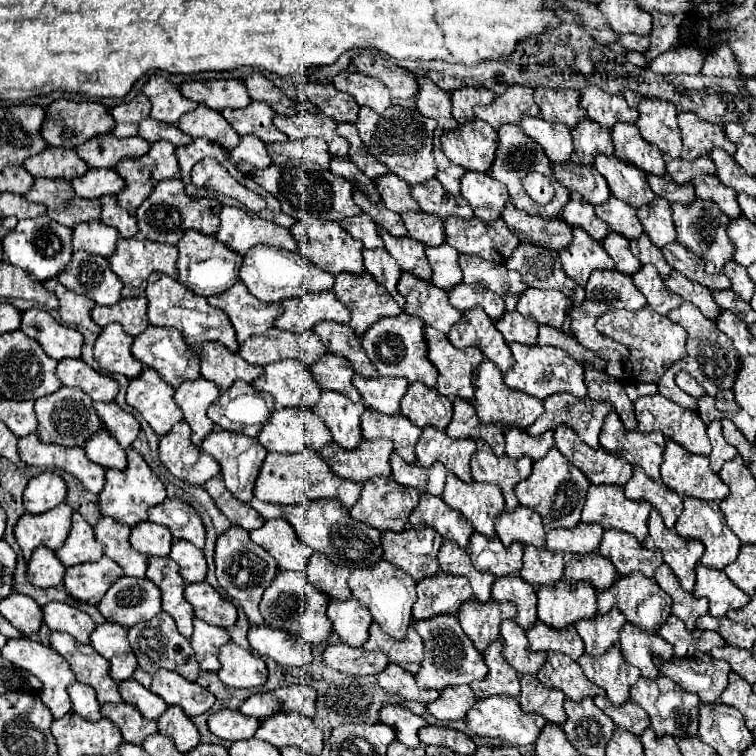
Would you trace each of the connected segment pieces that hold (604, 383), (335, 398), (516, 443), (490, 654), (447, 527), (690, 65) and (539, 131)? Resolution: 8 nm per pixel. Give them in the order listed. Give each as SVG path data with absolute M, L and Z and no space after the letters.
M584 366L584 382L588 386L588 396L592 400L598 400L598 402L606 402L610 404L626 430L634 430L636 428L636 414L634 414L634 404L630 402L630 398L626 396L626 390L624 386L610 378L606 372L598 372L594 370L592 366Z
M322 392L318 404L314 406L314 414L324 420L334 442L344 450L354 450L364 440L360 434L360 416L364 410L366 406L362 402L354 404L338 392Z
M506 428L504 430L504 438L506 438L506 454L510 458L522 458L528 456L532 460L540 460L546 456L546 452L554 446L554 438L552 438L552 430L540 434L540 436L530 436L526 430L518 430L518 428Z
M496 640L484 650L484 662L490 668L486 678L482 682L472 684L472 692L478 698L494 696L494 694L508 694L518 696L520 694L520 678L514 672L514 668L502 658L502 642Z
M420 494L420 504L408 520L412 528L434 528L438 534L442 534L442 538L456 542L460 548L466 548L470 536L474 534L474 528L470 522L466 522L466 518L462 518L462 514L458 514L458 510L450 510L442 498L432 494Z
M678 46L678 50L656 56L648 68L656 74L698 74L704 56L706 54L694 46Z
M522 118L520 128L526 136L530 136L532 140L536 140L546 156L550 158L550 162L570 162L572 156L572 134L568 126L562 124L550 124L542 118Z

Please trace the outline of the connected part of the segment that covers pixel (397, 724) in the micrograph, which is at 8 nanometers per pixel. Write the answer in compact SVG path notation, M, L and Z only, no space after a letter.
M384 706L380 710L380 722L388 724L396 732L396 740L408 748L416 748L420 744L418 730L426 726L426 720L422 716L416 716L404 706Z

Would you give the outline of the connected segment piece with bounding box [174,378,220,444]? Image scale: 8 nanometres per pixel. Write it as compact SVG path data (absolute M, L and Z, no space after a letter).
M198 378L194 382L184 382L176 388L174 400L180 406L184 420L190 424L192 430L192 442L202 444L202 438L206 438L214 430L214 422L208 418L210 404L220 396L220 390L204 380Z

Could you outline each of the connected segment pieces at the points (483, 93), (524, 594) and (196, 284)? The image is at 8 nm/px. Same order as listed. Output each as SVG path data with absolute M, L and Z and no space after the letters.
M458 88L452 94L452 116L460 122L474 122L474 106L490 106L494 102L496 94L486 88Z
M506 576L498 578L492 586L492 600L496 602L512 602L518 608L514 622L528 630L538 622L536 614L536 592L534 586L524 582L520 576Z
M188 230L182 236L182 240L178 242L178 250L180 250L180 256L176 262L178 282L182 282L190 290L194 290L198 296L208 298L214 294L222 294L238 282L238 270L242 264L242 256L234 254L230 248L222 246L216 240L216 236L206 236L196 230Z

